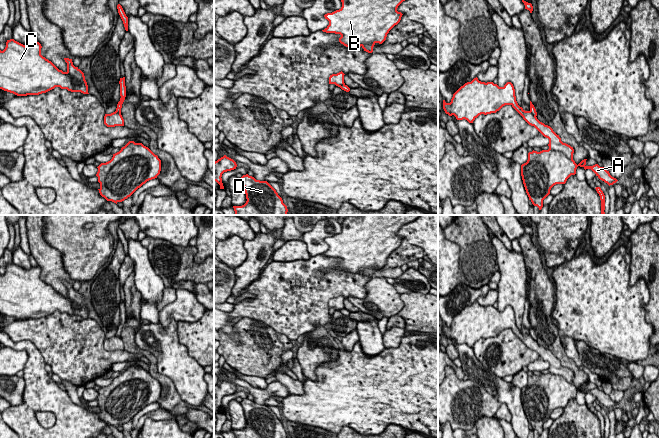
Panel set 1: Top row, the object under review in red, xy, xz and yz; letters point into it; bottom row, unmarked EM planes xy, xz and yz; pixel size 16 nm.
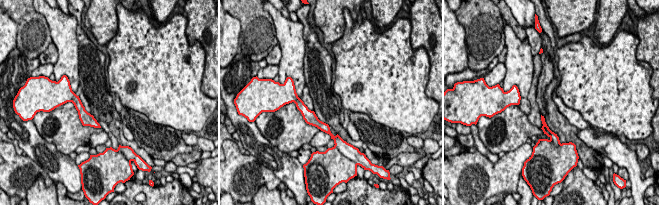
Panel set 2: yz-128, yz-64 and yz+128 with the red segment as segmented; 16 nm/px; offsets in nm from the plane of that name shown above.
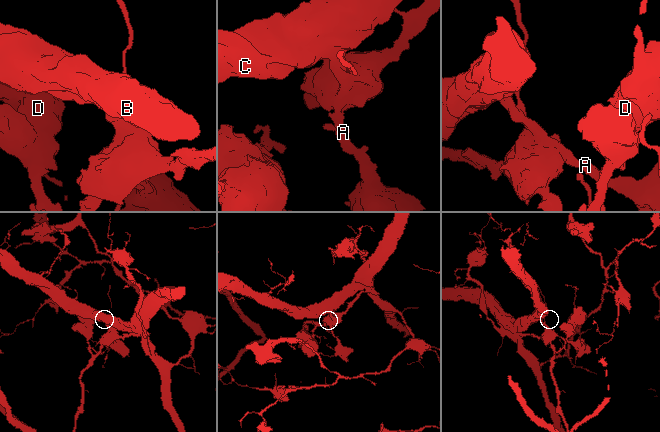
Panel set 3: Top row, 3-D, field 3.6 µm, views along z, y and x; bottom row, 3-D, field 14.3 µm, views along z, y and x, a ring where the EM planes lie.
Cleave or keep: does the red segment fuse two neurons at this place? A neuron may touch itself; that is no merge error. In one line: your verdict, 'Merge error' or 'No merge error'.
Merge error

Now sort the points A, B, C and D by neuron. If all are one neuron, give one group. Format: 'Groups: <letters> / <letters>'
Groups: A B C / D

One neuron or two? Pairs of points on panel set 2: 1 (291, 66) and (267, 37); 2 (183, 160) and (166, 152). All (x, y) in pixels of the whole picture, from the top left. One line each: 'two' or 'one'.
1: two
2: two

